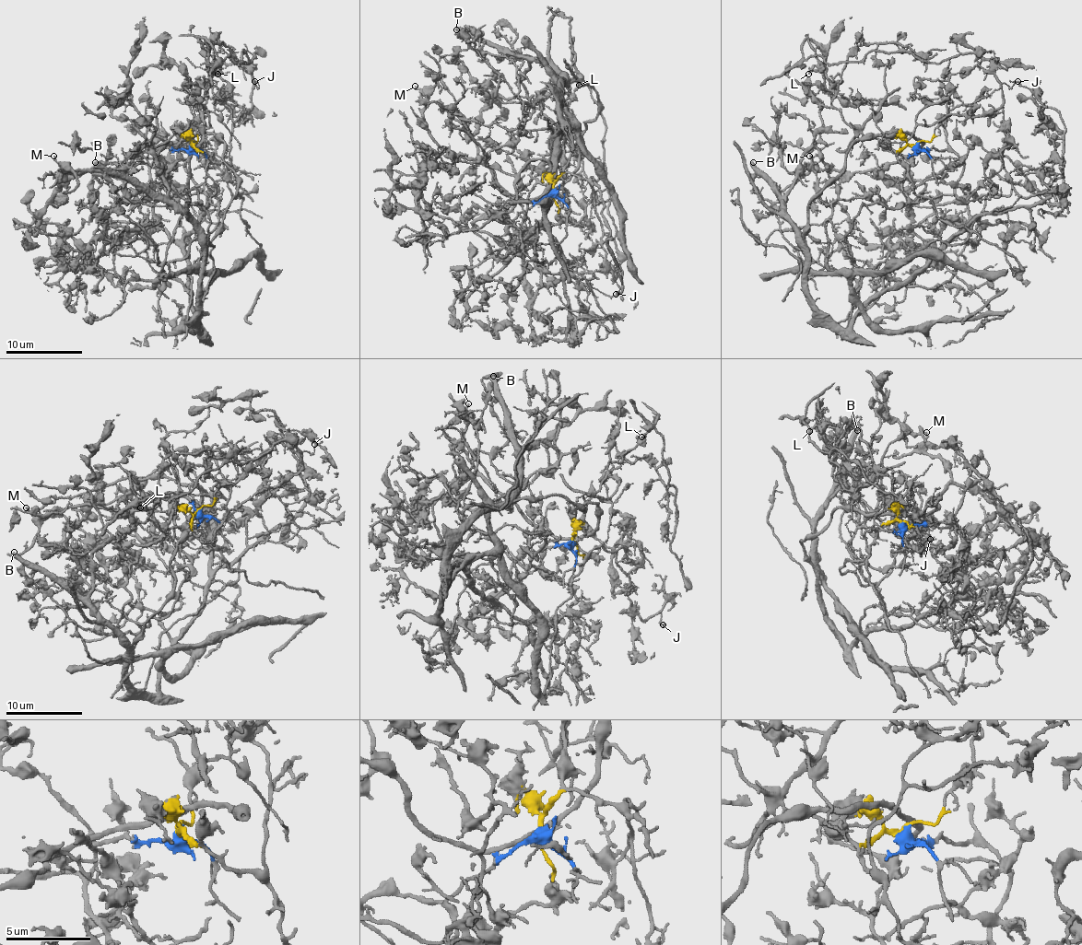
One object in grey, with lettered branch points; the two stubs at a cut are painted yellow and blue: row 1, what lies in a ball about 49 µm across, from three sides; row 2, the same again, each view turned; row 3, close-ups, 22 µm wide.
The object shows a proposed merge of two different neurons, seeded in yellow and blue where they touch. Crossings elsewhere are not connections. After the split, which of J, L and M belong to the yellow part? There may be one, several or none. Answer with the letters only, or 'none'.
J, L

